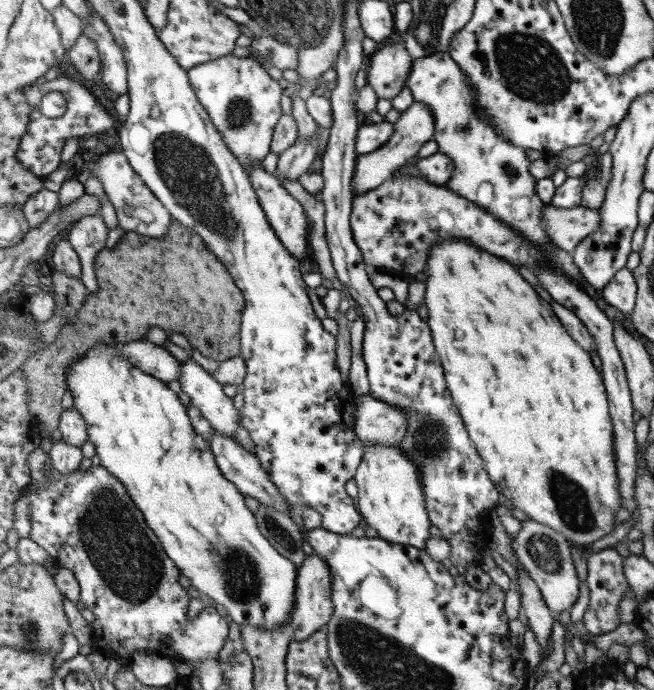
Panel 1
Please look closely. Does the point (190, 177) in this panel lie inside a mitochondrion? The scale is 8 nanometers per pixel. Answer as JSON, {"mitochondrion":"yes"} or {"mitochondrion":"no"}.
{"mitochondrion":"yes"}

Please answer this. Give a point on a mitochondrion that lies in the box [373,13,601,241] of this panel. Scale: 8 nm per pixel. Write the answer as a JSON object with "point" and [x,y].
{"point":[531,66]}

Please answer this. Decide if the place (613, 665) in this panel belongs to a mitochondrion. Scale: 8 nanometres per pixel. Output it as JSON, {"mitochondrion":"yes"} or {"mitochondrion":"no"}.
{"mitochondrion":"no"}

